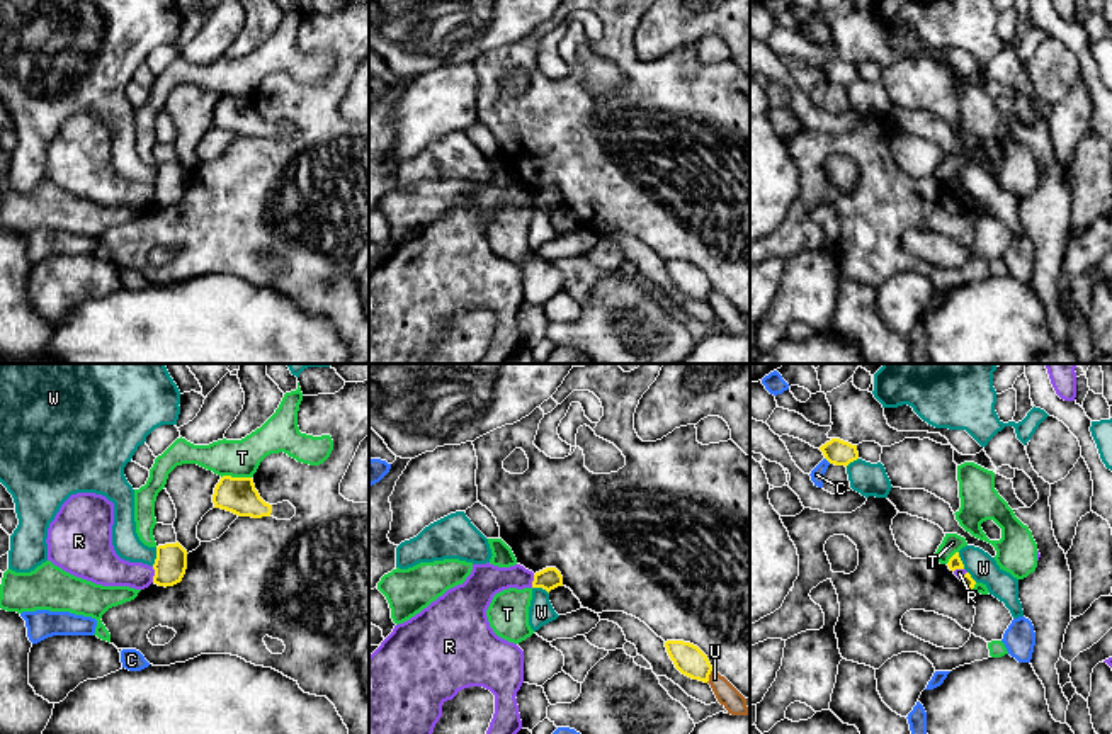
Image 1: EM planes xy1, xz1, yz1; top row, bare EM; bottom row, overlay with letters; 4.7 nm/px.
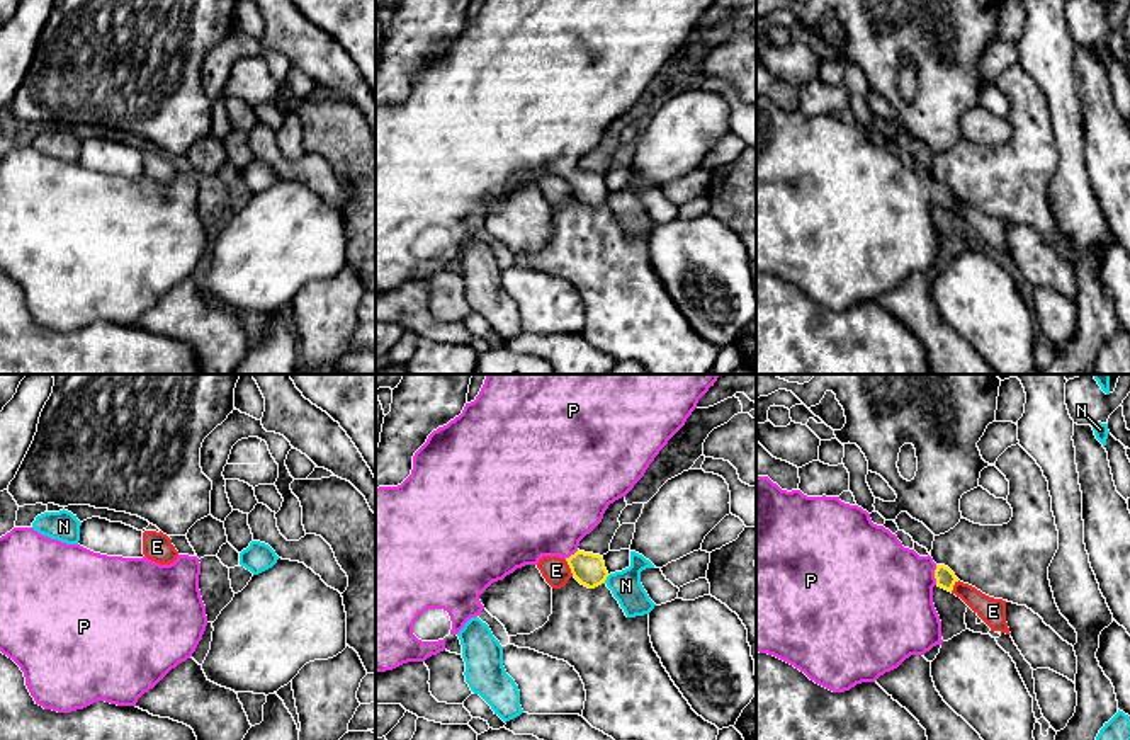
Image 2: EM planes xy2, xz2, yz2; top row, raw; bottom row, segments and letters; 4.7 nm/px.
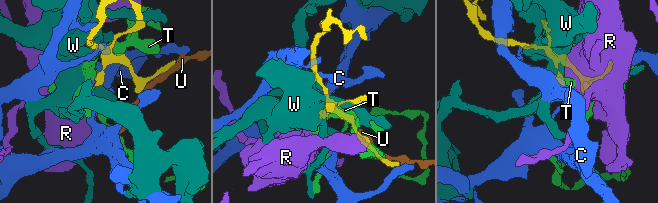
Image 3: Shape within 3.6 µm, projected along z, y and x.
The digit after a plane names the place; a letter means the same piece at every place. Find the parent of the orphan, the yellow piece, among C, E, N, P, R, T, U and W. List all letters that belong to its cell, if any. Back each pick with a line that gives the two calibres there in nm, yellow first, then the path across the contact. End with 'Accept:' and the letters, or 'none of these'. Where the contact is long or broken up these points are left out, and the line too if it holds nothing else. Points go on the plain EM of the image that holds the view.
P: Thickness 90 nm (yellow) against 440 nm. Path across: yz2 (945, 198), (935, 194), (915, 194), (886, 210)
Accept: P

